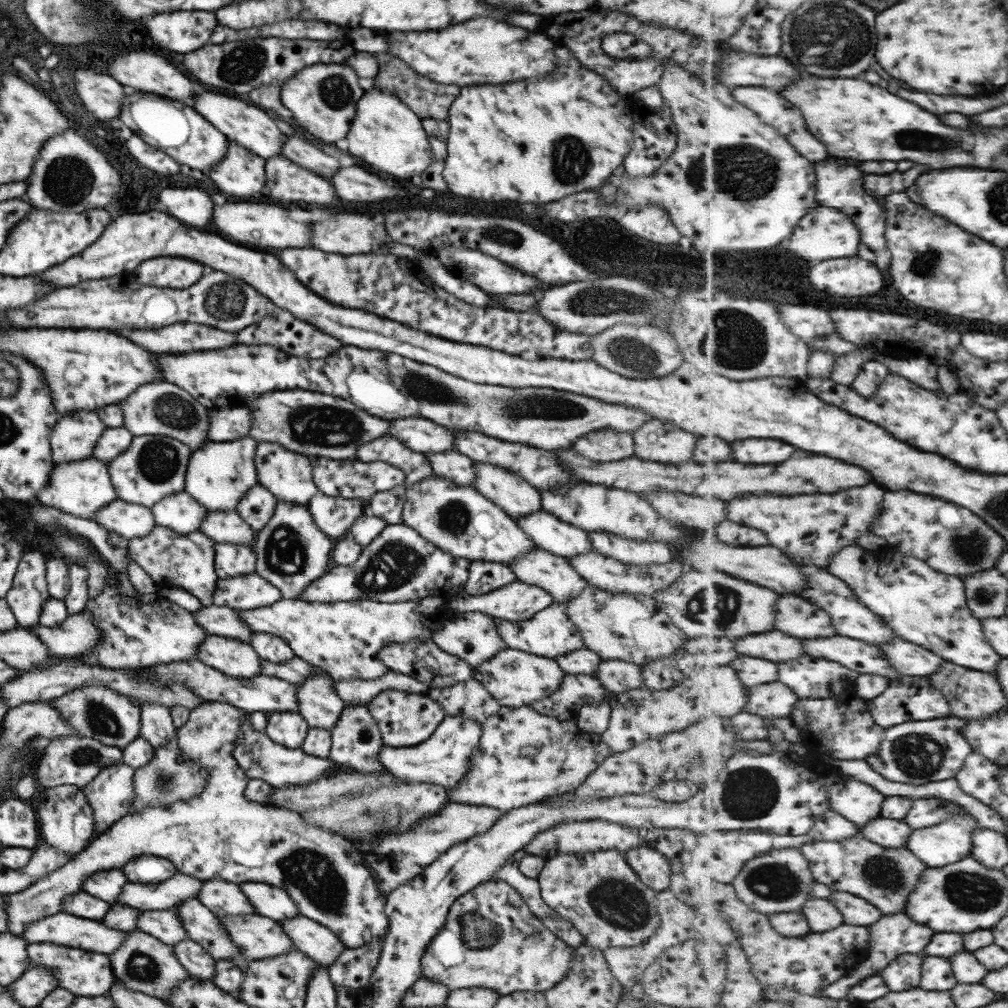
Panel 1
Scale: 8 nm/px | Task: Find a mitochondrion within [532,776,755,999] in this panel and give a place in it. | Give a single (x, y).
(618, 902)

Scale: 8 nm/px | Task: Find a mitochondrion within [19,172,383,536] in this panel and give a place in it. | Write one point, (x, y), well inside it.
(319, 425)

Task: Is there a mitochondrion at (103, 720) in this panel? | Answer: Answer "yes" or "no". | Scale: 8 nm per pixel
yes

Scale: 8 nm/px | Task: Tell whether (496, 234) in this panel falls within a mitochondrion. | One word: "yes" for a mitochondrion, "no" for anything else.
yes

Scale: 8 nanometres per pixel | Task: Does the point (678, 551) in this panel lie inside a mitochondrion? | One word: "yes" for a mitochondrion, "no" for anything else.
no

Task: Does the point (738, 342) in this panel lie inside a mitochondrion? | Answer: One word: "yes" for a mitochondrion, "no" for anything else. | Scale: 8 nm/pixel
yes

